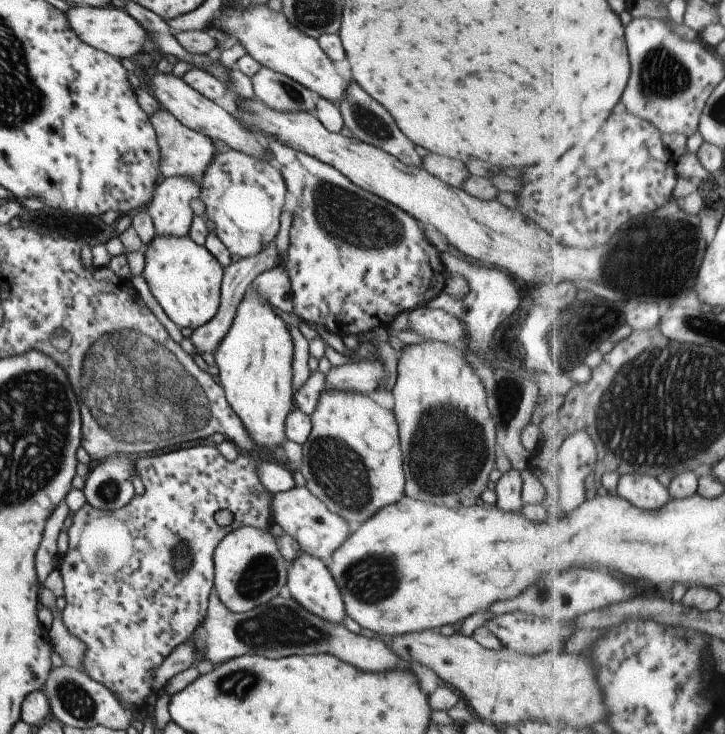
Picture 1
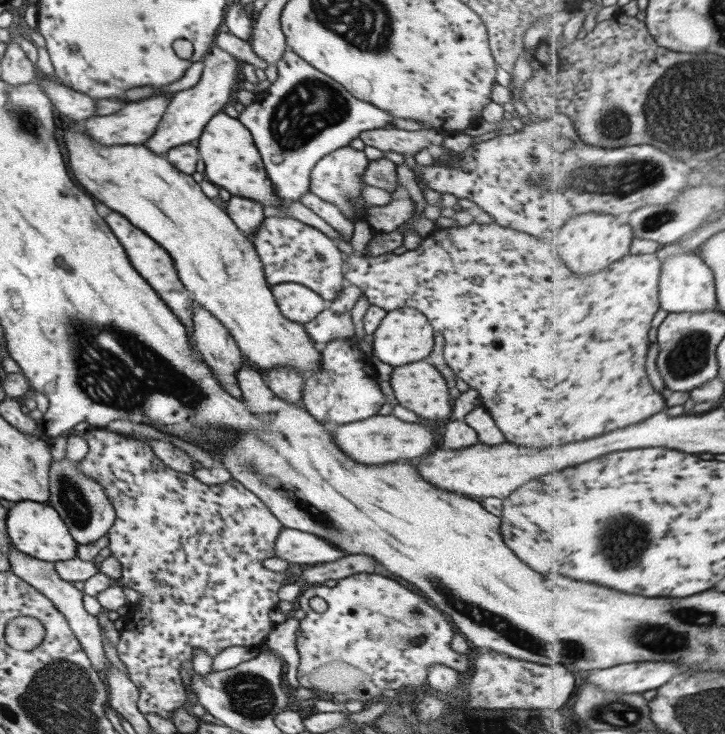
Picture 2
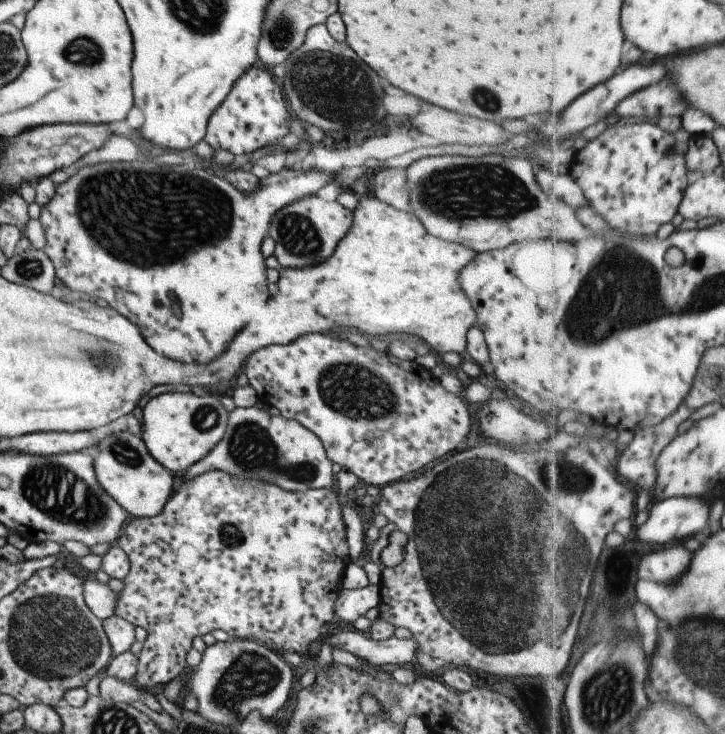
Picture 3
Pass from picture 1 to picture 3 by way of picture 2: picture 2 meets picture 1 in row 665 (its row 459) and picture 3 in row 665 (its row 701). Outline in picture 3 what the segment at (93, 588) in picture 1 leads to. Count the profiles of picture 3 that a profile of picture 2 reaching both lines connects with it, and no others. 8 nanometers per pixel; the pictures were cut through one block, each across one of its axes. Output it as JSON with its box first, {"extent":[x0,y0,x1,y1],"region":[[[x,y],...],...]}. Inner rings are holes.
{"extent":[113,470,348,692],"region":[[[207,470],[201,474],[185,480],[180,484],[177,479],[175,489],[165,502],[159,514],[147,518],[129,517],[120,530],[115,546],[121,548],[128,556],[129,574],[121,580],[121,590],[117,592],[117,602],[113,608],[113,615],[131,622],[133,626],[143,628],[147,635],[142,641],[142,649],[137,657],[137,672],[134,685],[144,690],[154,692],[157,686],[177,678],[187,670],[185,654],[191,648],[191,640],[219,628],[231,637],[247,638],[257,641],[268,648],[283,648],[283,650],[301,654],[306,652],[307,646],[315,642],[321,634],[321,626],[336,619],[333,602],[340,591],[337,586],[341,583],[343,568],[348,562],[347,540],[345,539],[345,524],[341,519],[336,493],[332,488],[313,488],[307,492],[290,492],[281,490],[279,486],[269,482],[259,482],[256,478],[235,478],[221,470]]]}

